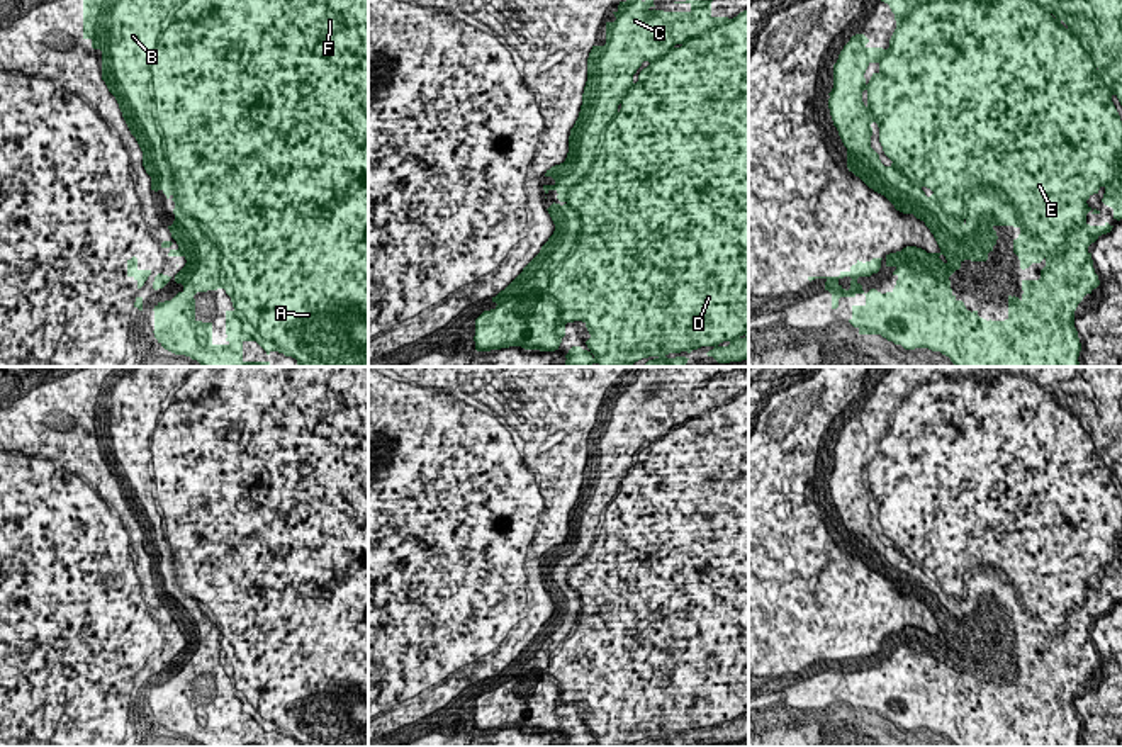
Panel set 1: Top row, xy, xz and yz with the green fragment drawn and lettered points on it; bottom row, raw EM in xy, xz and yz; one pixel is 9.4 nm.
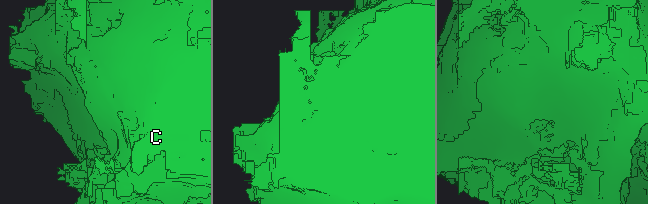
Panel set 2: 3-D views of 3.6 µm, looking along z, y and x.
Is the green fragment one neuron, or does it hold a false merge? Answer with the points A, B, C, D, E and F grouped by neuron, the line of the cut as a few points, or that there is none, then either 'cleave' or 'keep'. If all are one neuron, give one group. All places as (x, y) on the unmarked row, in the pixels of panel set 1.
groups A B C D E F; cut none; keep

